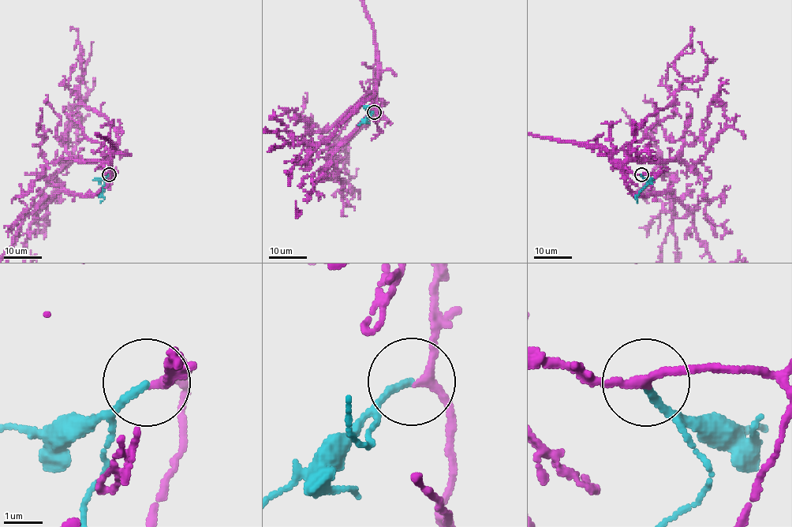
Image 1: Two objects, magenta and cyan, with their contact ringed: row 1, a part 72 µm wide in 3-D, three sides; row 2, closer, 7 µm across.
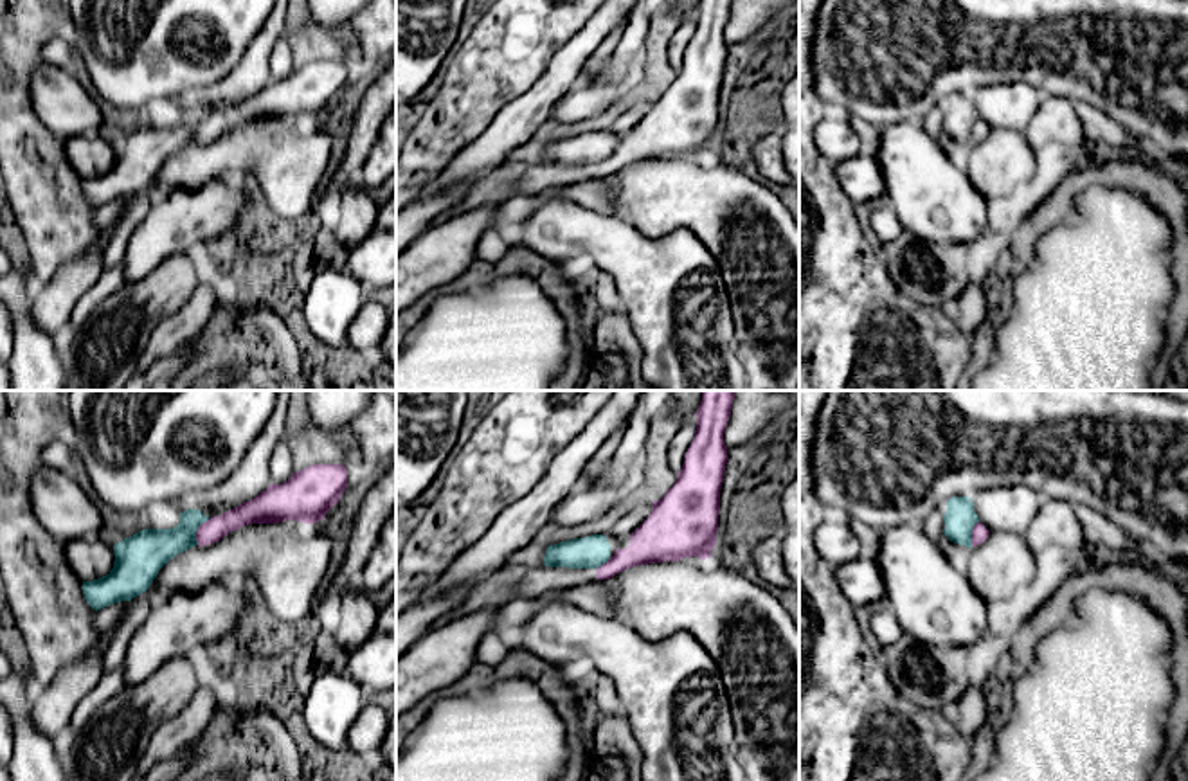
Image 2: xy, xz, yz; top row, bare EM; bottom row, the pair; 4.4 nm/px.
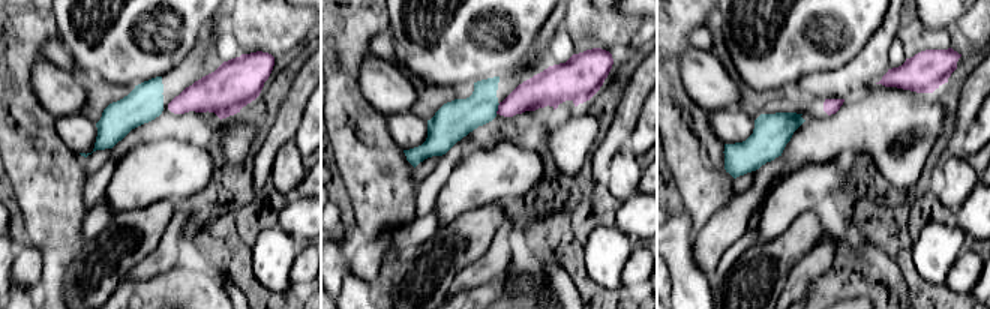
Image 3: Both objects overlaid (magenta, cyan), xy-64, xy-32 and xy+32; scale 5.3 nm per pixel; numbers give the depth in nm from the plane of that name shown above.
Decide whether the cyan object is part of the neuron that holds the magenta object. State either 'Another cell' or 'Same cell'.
Another cell

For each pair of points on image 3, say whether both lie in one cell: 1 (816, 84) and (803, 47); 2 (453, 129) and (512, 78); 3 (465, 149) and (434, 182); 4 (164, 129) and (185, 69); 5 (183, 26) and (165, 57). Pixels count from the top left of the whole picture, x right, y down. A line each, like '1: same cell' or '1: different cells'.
1: different cells
2: same cell
3: same cell
4: different cells
5: same cell

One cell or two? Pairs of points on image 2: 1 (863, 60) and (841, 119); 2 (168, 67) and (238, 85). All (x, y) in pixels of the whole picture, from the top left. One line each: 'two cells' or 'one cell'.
1: two cells
2: two cells

